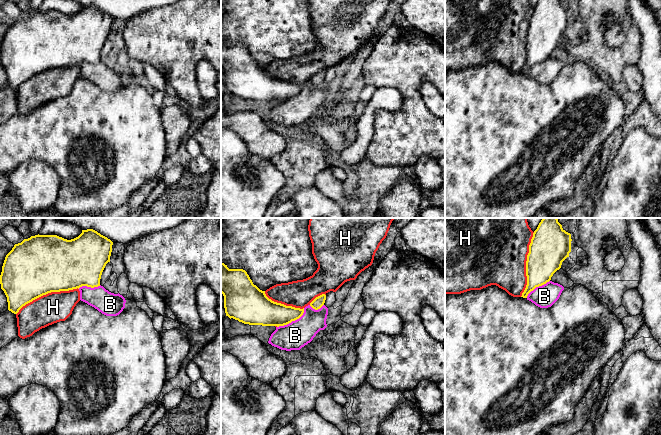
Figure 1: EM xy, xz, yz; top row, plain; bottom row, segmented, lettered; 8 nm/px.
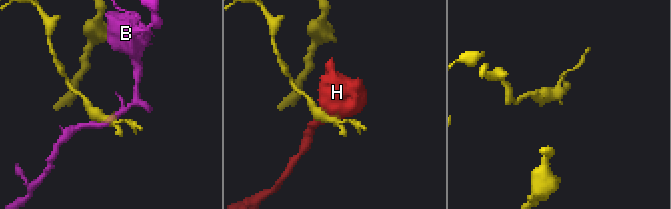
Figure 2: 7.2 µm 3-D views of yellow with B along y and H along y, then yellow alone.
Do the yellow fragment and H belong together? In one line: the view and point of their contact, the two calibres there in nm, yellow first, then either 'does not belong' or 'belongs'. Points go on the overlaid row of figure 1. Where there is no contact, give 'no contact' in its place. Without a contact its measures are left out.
meets yellow in yz at (526, 264); 320 nm thick on the yellow side, 480 nm on the other; does not belong

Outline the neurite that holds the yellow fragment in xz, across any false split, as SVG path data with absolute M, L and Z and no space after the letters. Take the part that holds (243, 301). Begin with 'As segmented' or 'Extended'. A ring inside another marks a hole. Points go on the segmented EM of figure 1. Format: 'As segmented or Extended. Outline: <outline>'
As segmented. Outline: M221 263L221 293L226 316L244 324L279 327L304 313L304 308L272 301L253 284L245 270L229 269L224 263Z

